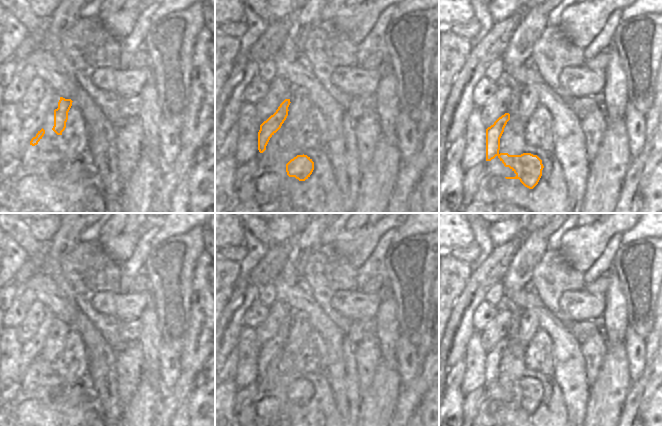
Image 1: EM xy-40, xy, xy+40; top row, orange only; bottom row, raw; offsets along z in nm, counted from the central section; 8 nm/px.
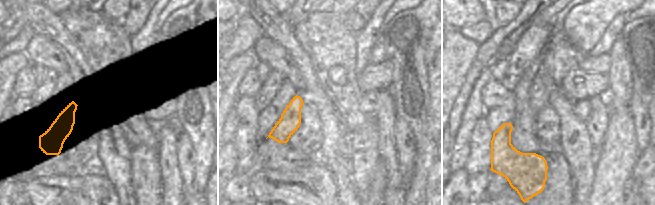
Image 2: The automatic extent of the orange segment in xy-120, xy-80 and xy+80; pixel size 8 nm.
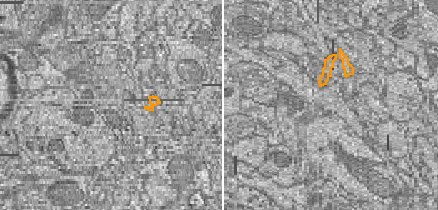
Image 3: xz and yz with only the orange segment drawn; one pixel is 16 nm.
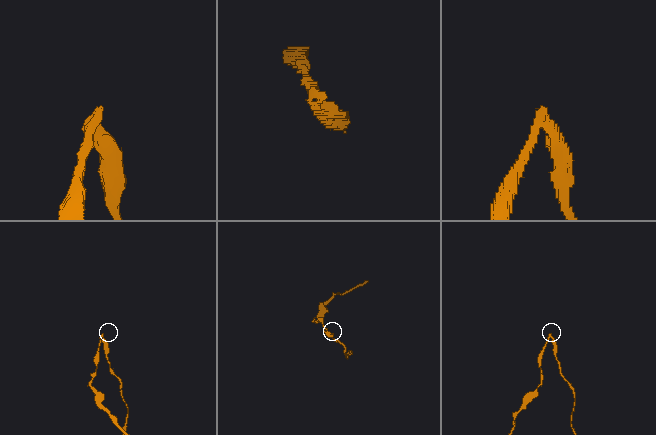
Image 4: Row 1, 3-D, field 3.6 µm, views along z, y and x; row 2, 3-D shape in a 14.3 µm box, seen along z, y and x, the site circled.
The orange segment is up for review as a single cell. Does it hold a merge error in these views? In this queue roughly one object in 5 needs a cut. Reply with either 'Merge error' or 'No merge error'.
Merge error

